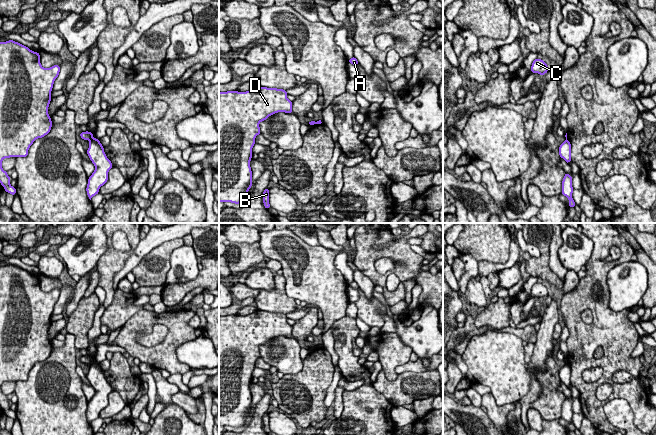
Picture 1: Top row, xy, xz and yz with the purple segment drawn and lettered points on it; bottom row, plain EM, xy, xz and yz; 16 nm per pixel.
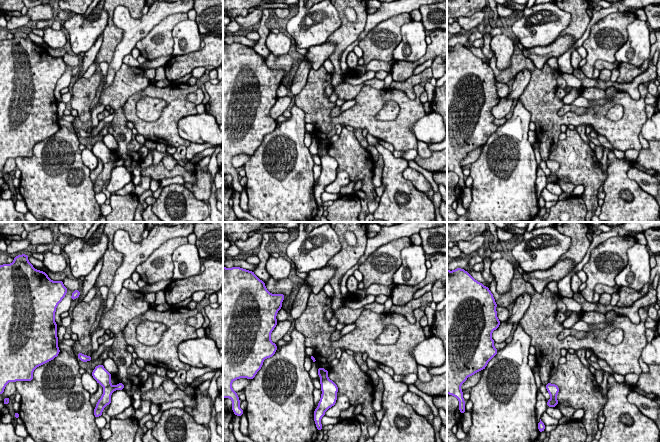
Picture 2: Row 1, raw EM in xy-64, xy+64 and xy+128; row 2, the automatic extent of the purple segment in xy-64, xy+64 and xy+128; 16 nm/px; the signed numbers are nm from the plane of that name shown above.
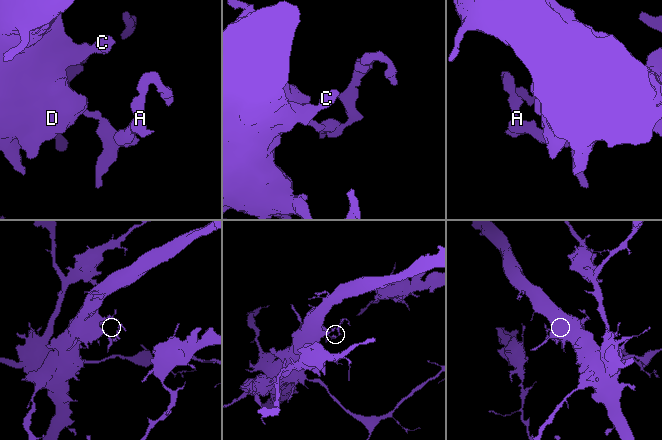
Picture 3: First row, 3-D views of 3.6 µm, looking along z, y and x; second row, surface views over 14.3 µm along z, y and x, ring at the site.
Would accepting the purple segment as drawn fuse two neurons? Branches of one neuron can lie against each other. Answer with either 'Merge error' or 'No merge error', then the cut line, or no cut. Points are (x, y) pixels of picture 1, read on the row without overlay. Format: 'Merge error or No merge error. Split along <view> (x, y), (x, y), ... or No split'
Merge error. Split along xy (93, 362), (90, 365)

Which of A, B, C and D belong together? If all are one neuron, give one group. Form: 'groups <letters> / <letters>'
groups A / B C D

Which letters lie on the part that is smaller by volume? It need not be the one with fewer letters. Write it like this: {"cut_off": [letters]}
{"cut_off": ["A"]}

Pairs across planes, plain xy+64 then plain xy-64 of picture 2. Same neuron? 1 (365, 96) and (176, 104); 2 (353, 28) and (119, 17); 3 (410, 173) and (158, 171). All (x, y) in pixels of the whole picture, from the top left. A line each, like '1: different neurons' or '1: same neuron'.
1: same neuron
2: different neurons
3: same neuron

